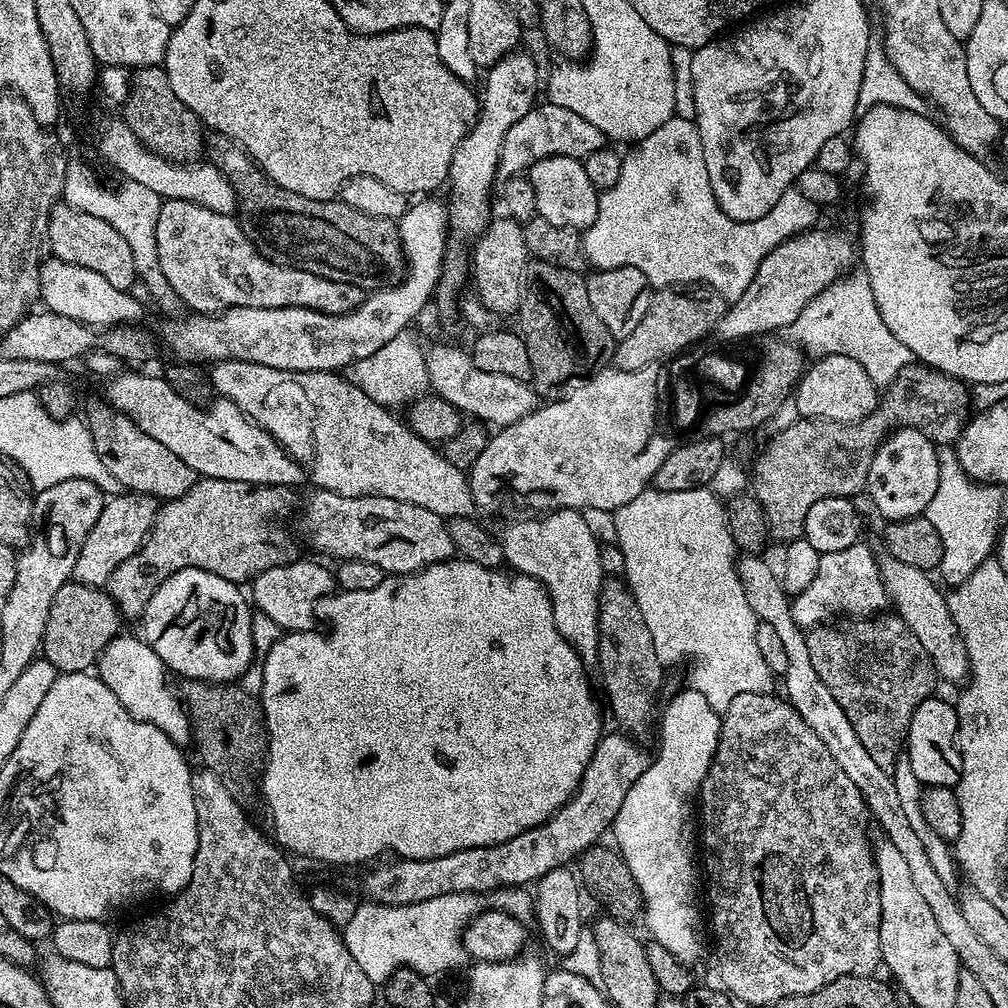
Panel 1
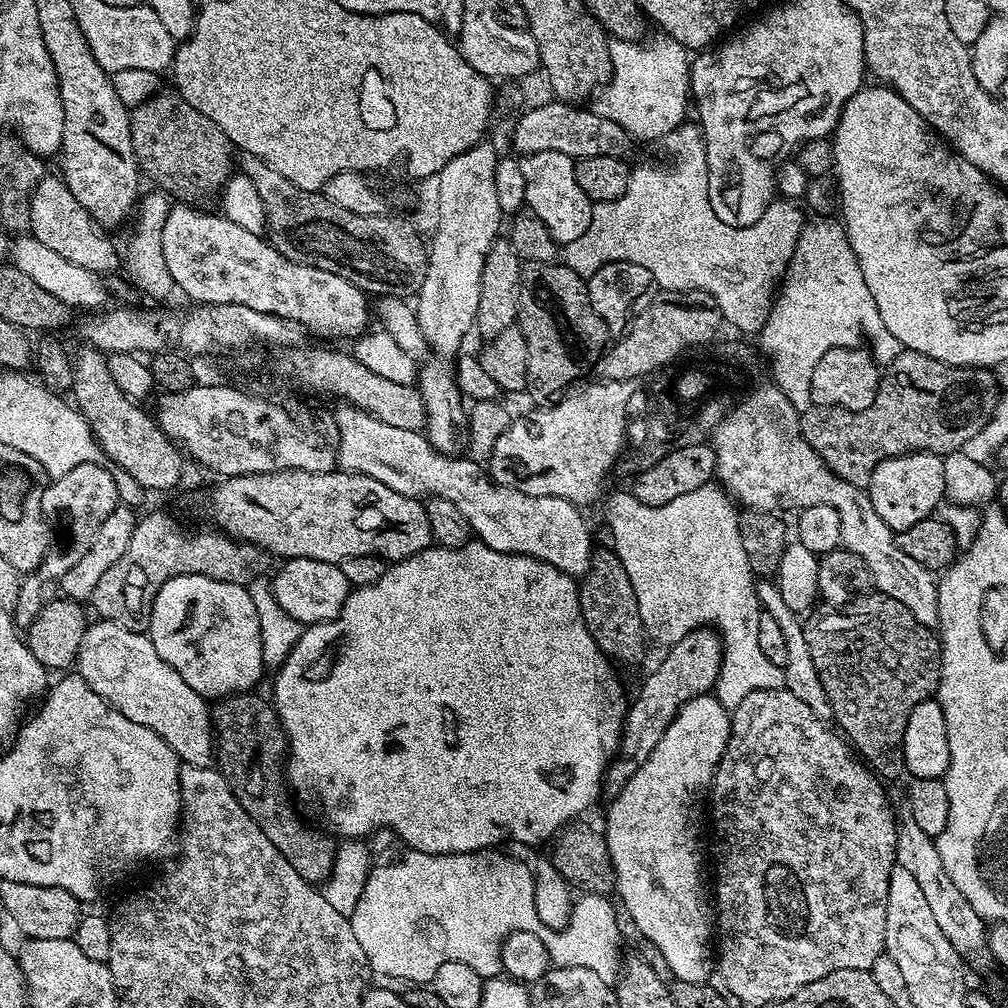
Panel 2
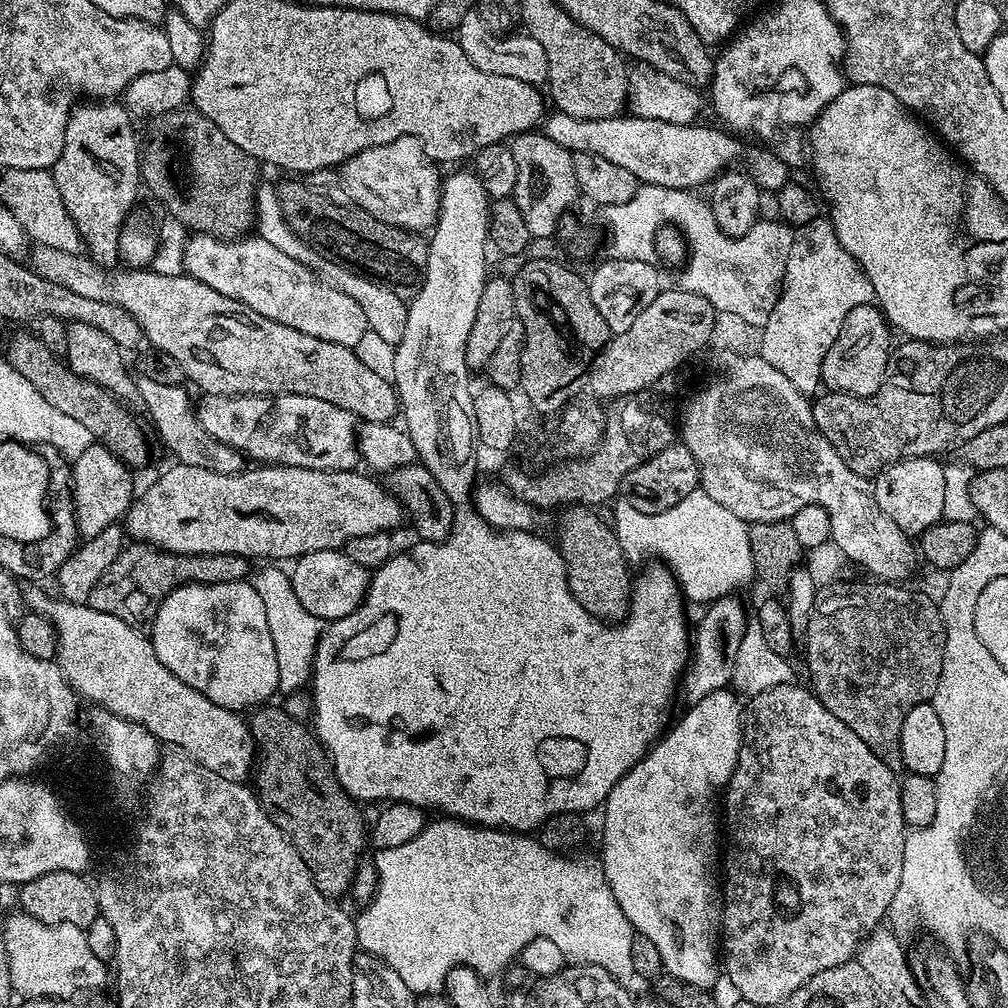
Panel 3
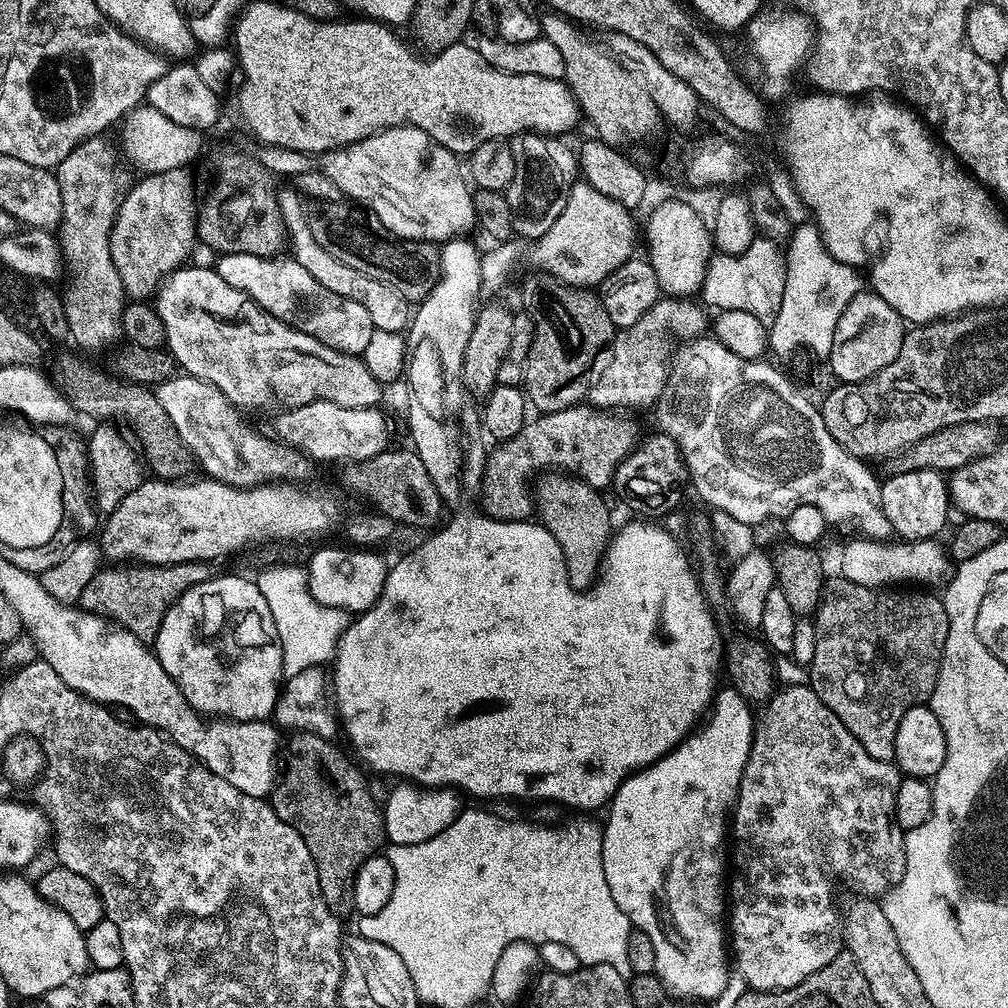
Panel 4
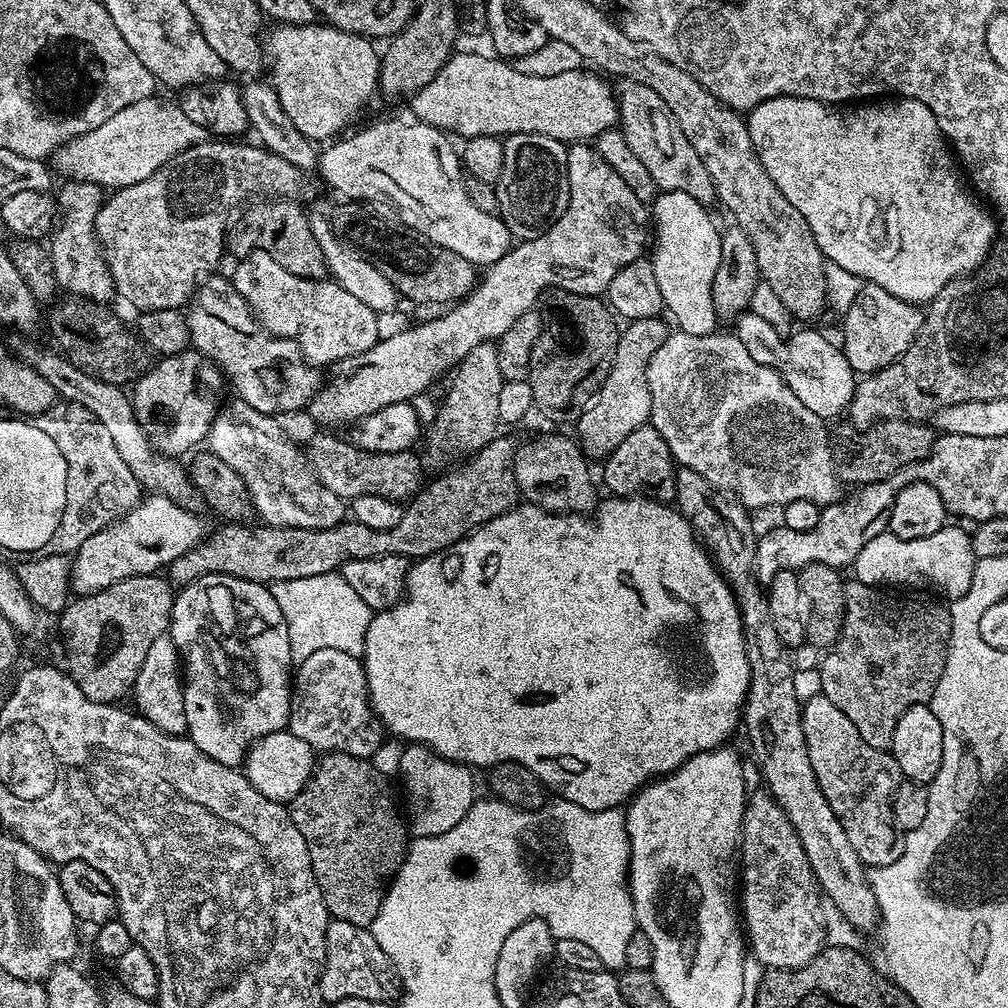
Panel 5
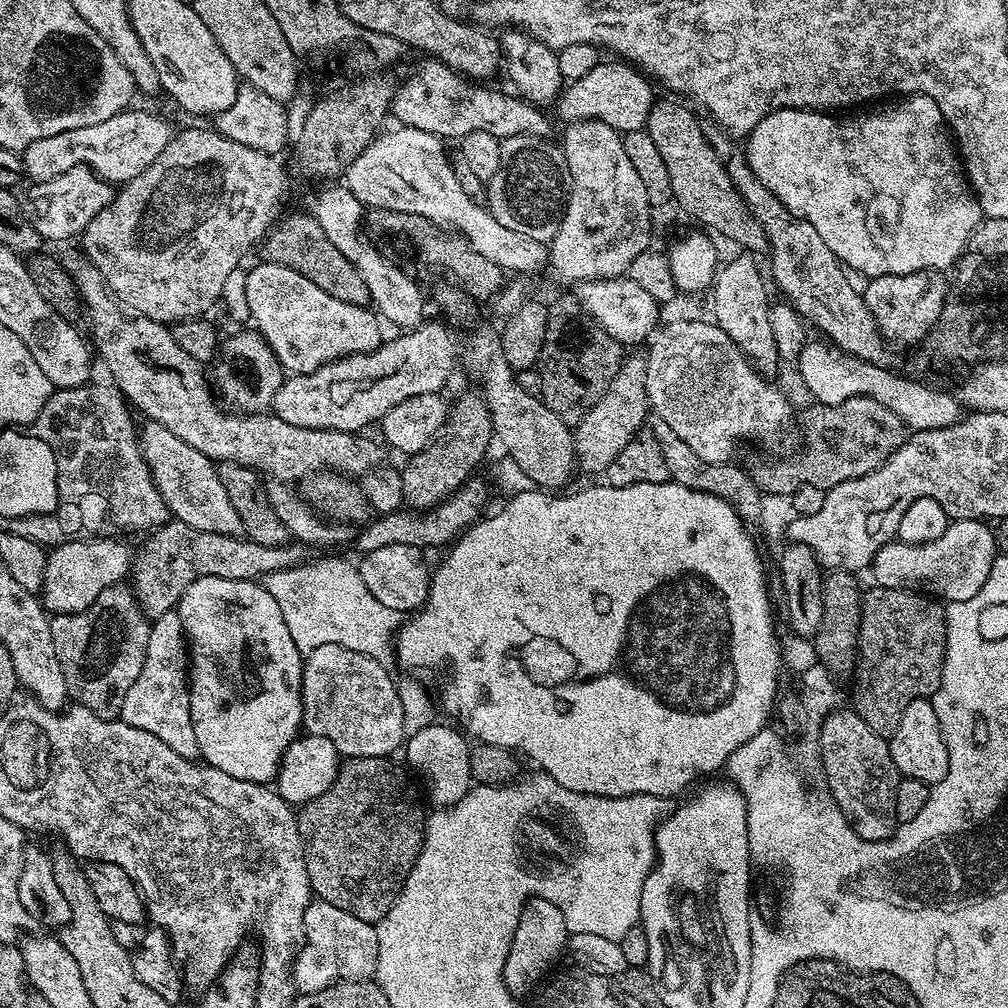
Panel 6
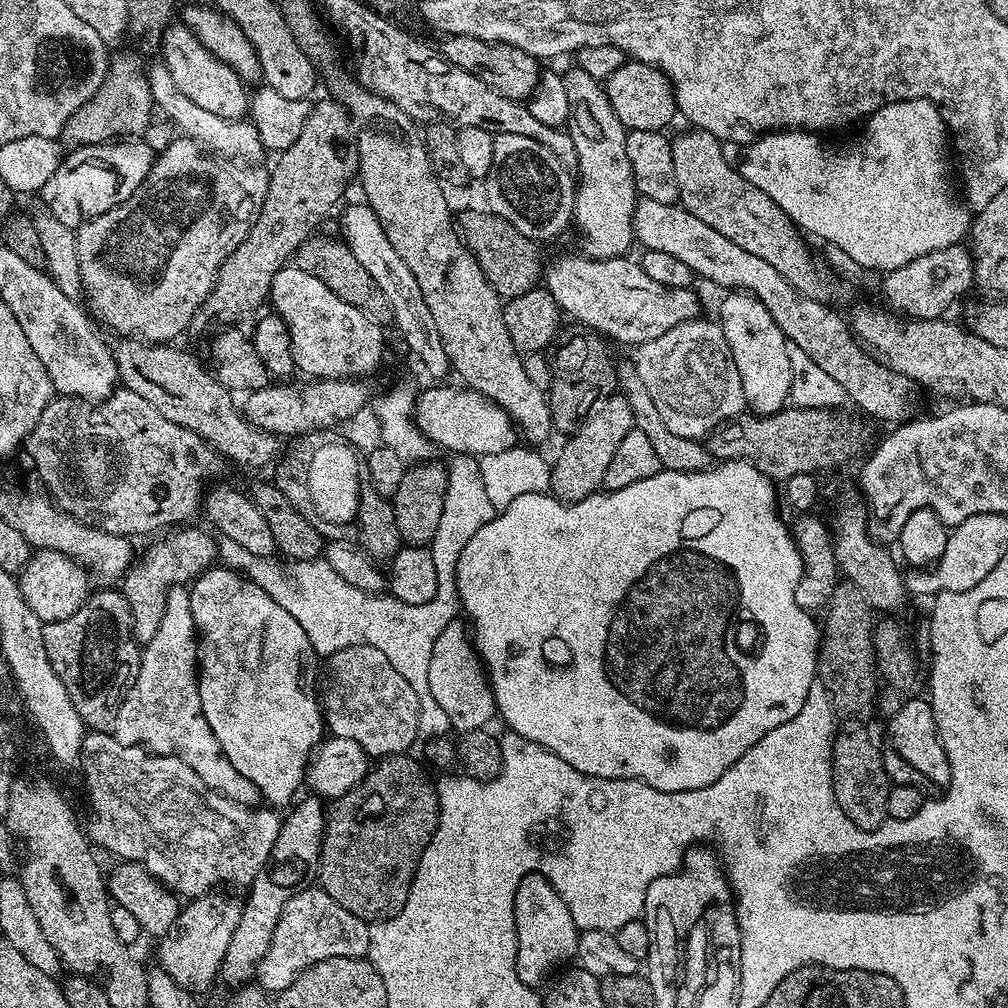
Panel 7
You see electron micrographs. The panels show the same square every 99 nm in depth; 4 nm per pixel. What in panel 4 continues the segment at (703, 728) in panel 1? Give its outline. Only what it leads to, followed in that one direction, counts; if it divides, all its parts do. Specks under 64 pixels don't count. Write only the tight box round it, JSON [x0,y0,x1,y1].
[600,686,754,1002]

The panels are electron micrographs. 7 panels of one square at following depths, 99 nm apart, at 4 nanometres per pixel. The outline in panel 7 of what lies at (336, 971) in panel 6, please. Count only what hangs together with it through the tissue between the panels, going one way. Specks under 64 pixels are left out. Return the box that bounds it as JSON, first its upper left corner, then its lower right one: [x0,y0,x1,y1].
[254,886,369,994]

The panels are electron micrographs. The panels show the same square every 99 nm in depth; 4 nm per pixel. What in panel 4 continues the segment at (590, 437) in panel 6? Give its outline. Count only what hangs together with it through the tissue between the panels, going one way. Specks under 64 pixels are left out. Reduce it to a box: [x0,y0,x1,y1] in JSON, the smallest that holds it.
[586,296,709,410]

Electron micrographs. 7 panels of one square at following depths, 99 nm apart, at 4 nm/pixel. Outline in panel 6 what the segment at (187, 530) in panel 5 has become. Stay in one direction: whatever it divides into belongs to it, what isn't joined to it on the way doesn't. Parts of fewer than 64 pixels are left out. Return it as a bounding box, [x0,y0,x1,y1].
[42,536,134,616]

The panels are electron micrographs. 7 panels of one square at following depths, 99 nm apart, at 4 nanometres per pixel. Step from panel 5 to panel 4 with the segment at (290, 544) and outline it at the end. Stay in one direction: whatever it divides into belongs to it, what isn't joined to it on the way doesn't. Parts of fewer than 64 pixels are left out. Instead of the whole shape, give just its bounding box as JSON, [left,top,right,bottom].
[478,402,638,520]

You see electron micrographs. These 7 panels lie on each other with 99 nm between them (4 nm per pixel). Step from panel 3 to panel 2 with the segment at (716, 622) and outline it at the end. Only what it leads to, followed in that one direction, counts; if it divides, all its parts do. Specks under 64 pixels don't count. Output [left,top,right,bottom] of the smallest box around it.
[602,627,724,798]

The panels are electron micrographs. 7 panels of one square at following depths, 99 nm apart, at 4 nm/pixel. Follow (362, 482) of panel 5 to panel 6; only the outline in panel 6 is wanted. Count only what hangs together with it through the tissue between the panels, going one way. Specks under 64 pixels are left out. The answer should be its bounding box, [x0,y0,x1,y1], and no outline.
[58,247,385,482]

